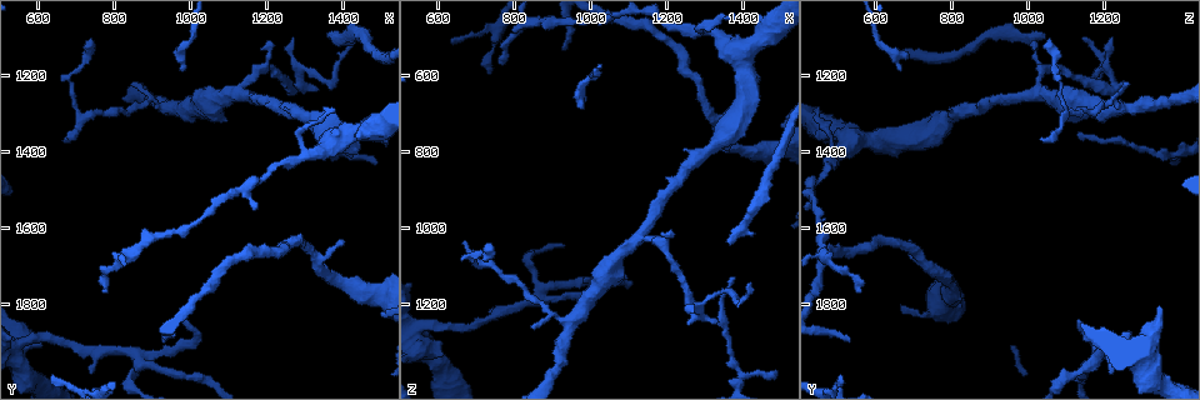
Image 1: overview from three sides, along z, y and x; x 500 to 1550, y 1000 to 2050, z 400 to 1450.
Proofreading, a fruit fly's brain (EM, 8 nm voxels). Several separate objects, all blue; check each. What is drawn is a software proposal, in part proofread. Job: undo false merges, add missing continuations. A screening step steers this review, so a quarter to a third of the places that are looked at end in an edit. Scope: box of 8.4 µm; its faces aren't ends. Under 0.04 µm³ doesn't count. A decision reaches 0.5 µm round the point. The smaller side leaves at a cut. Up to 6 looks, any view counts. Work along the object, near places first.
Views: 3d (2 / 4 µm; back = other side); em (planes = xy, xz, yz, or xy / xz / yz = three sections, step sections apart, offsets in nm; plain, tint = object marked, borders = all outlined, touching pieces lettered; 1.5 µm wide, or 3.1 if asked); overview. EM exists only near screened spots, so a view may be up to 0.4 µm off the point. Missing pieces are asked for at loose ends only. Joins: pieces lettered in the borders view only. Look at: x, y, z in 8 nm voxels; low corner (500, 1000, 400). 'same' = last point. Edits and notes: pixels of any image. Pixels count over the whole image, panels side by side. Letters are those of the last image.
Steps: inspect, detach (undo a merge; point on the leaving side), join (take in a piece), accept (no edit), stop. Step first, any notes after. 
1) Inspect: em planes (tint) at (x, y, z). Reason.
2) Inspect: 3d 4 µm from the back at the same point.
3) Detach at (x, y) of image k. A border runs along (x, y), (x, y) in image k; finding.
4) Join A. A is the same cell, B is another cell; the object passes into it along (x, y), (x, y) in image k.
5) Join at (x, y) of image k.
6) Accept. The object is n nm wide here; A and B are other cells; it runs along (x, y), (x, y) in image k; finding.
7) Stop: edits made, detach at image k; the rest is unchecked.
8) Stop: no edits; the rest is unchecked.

Inspect: 3d 4 µm at (1265, 1095, 1220). Branch stops here.

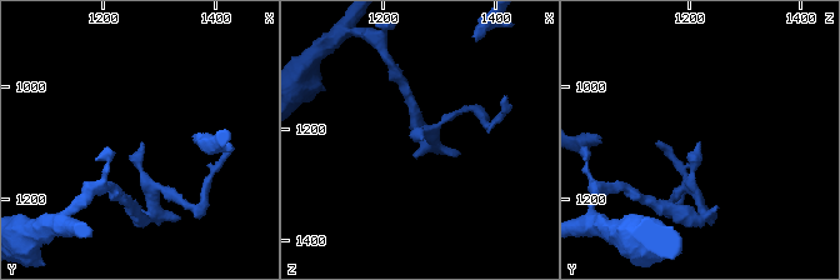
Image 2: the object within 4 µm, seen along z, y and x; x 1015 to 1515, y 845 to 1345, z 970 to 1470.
Inspect: em planes (borders) at (1270, 1100, 1215).

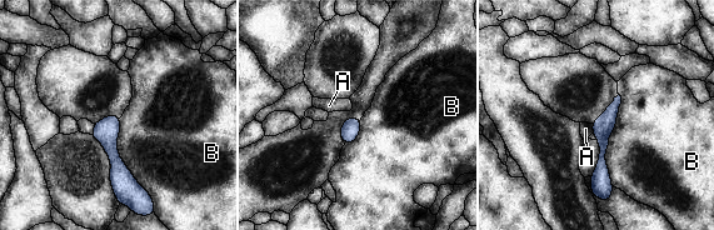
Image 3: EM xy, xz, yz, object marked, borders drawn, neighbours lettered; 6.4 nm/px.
Accept. A and B are other cells; it runs along (618, 100), (603, 126), (599, 170) in image 3; none of them fits.

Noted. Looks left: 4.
Inspect: 3d 2 µm at (875, 1955, 1165). Side arm on a straight run.

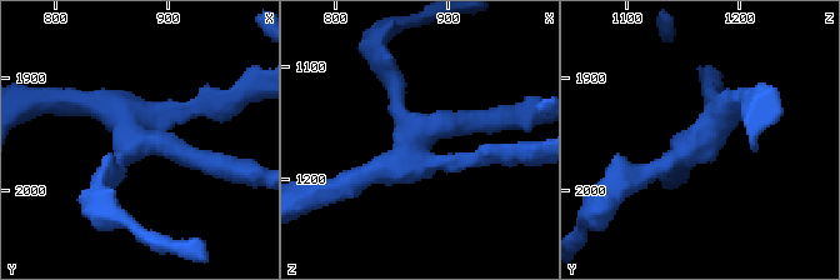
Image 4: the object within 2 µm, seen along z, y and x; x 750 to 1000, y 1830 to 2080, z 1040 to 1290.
Inspect: em yz step 8 (tint) at (874, 1958, 1168).

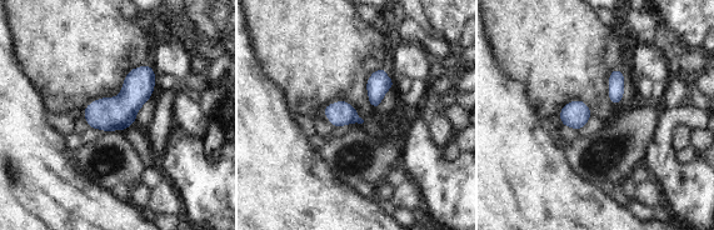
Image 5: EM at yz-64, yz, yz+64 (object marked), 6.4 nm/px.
Inspect: em planes (borders) at the same point.

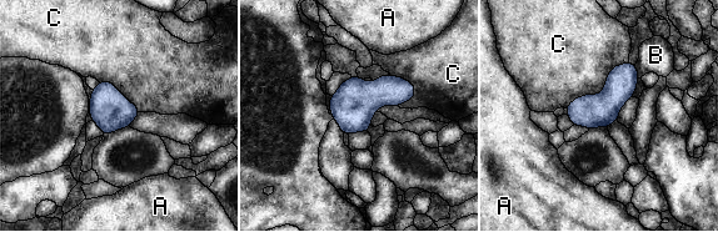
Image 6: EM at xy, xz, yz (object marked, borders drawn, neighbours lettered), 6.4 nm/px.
Accept. The longest contact is with C, 500 nm; A, B and C are other cells; a border runs along (628, 61), (566, 107) in image 6; all the same neuron.

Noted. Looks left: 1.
Stop: no edits; the rest is unchecked.

